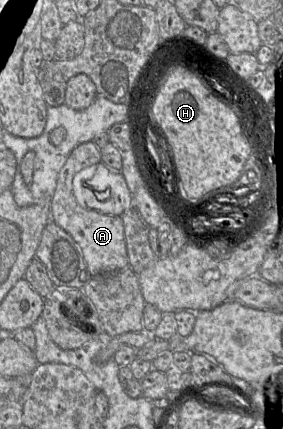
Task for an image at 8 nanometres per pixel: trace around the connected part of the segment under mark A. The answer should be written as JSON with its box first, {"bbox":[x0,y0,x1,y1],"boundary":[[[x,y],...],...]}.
{"bbox":[50,141,129,277],"boundary":[[[93,141],[75,147],[58,174],[56,189],[50,201],[51,220],[69,233],[79,245],[92,277],[111,274],[129,266],[122,217],[85,209],[73,194],[72,181],[75,174],[100,162],[101,151]]]}

